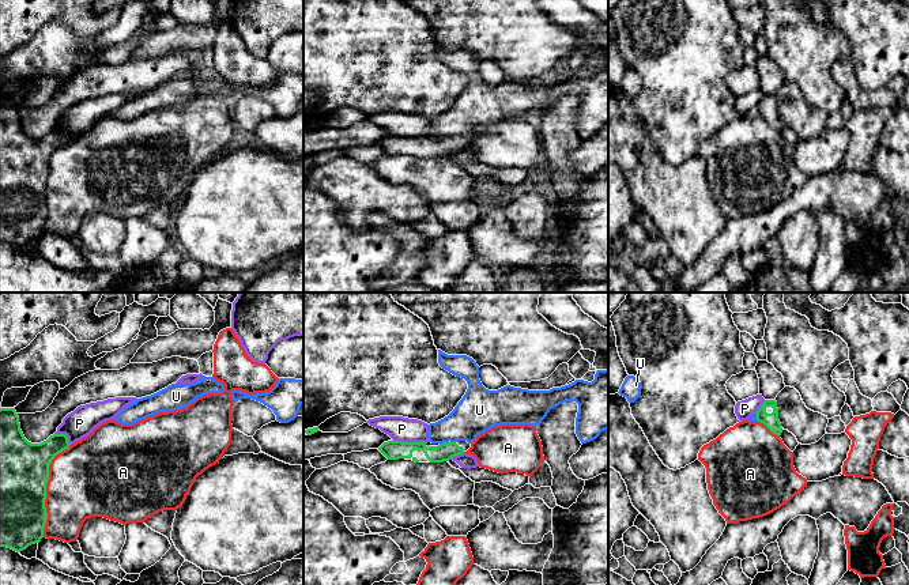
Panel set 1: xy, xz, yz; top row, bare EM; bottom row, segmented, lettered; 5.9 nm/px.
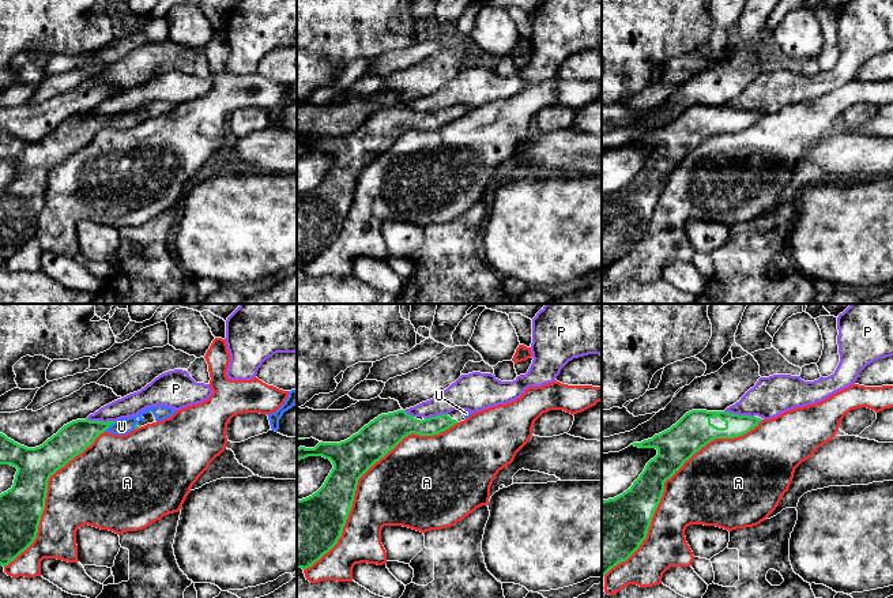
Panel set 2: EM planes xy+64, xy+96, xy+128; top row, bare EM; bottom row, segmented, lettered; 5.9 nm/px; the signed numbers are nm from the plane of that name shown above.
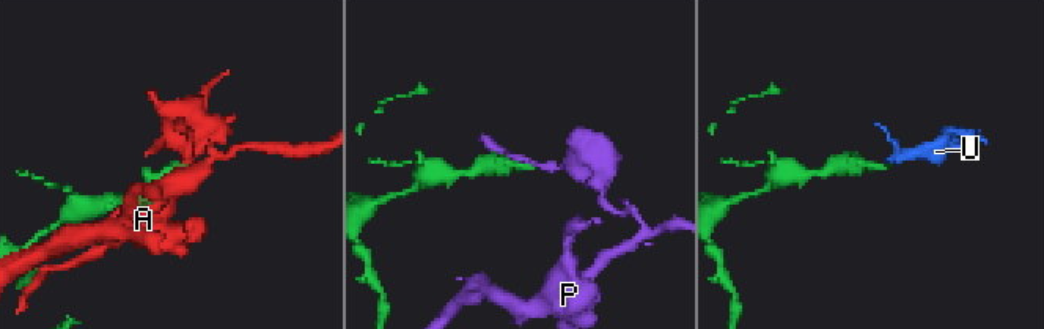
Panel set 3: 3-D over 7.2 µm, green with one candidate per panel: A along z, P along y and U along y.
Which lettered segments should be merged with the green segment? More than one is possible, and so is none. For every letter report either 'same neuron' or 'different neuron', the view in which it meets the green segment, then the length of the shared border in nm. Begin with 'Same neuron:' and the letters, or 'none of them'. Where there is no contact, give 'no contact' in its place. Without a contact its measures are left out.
Same neuron: U
A: different neuron; contact in xy; length 600 nm
P: different neuron; contact in xz; length 200 nm
U: same neuron; contact in xz; length 60 nm

